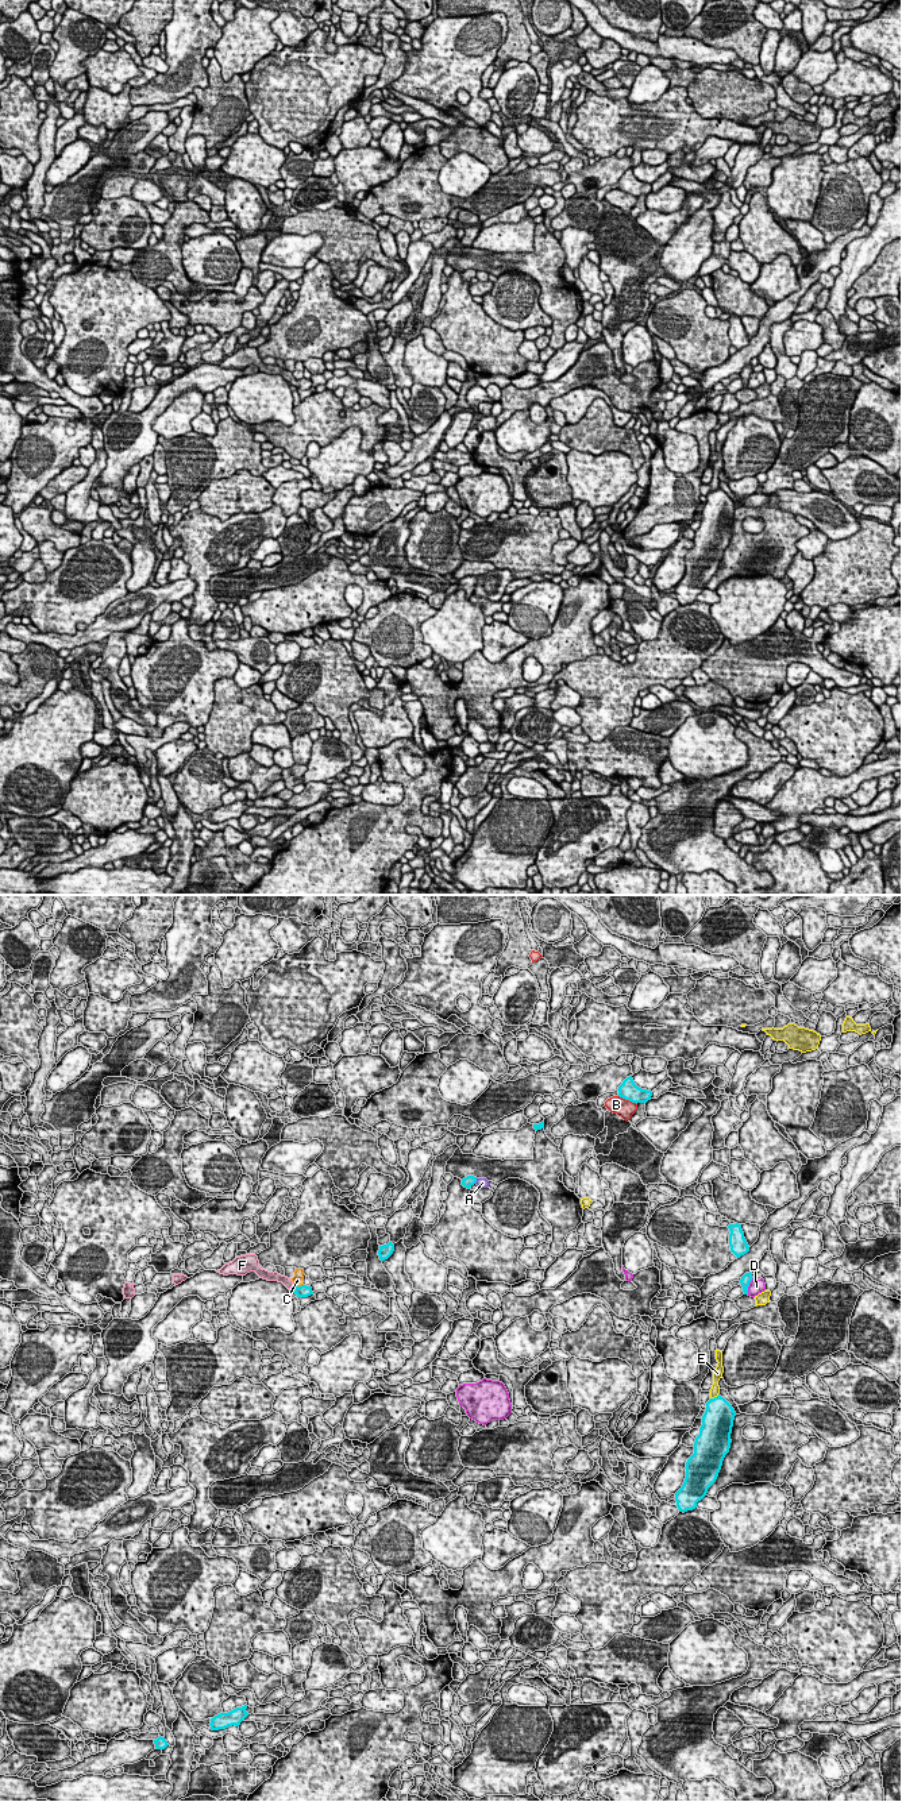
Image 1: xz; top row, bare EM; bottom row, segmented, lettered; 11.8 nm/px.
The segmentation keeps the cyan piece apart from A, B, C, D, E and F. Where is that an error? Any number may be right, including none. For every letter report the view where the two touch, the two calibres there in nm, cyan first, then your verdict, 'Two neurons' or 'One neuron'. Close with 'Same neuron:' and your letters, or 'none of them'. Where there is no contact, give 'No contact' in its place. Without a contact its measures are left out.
A: Touches cyan in xz. Thickness 130 nm (cyan) against 130 nm. Two neurons
B: Touches cyan in xz. Thickness 220 nm (cyan) against 220 nm. Two neurons
C: Touches cyan in xz. Thickness 140 nm (cyan) against 130 nm. Two neurons
D: Touches cyan in xz. Thickness 120 nm (cyan) against 170 nm. Two neurons
E: Touches cyan in xz. Thickness 360 nm (cyan) against 120 nm. Two neurons
F: Touches cyan in xz. Thickness 140 nm (cyan) against 120 nm. One neuron
Same neuron: F

